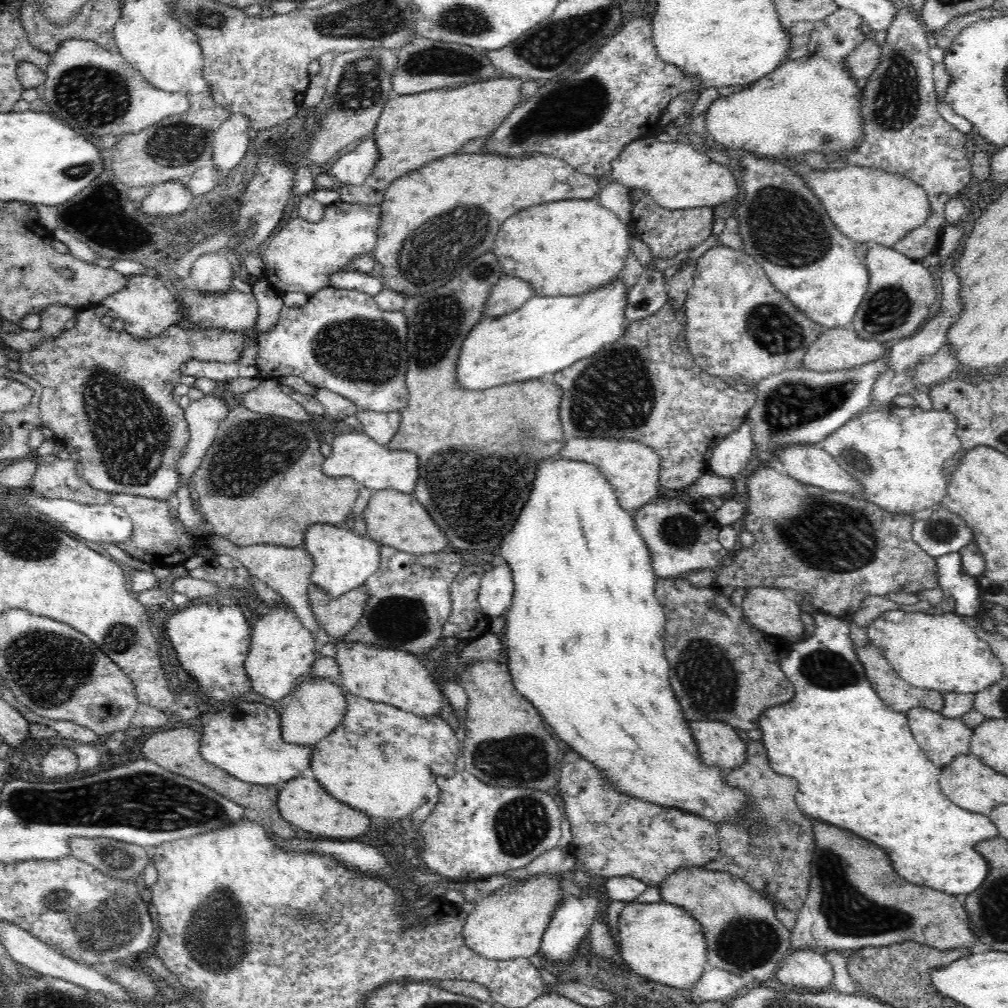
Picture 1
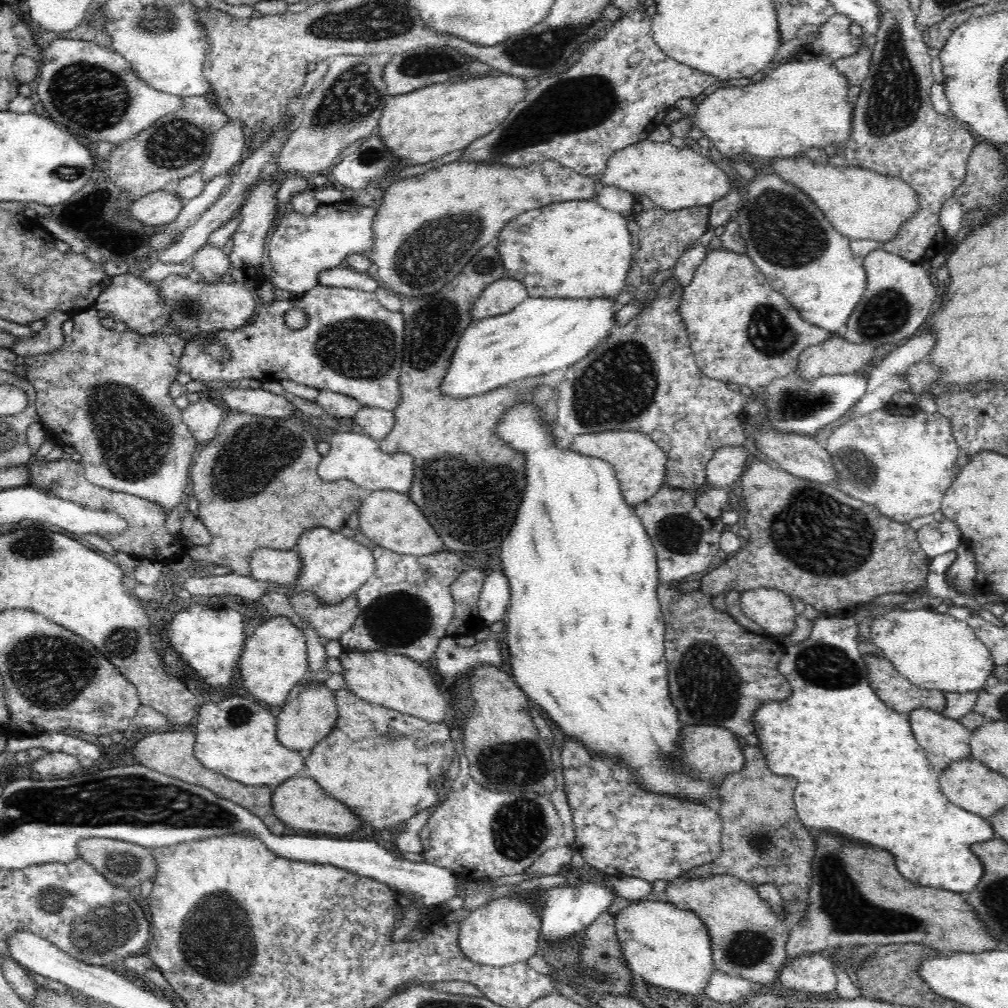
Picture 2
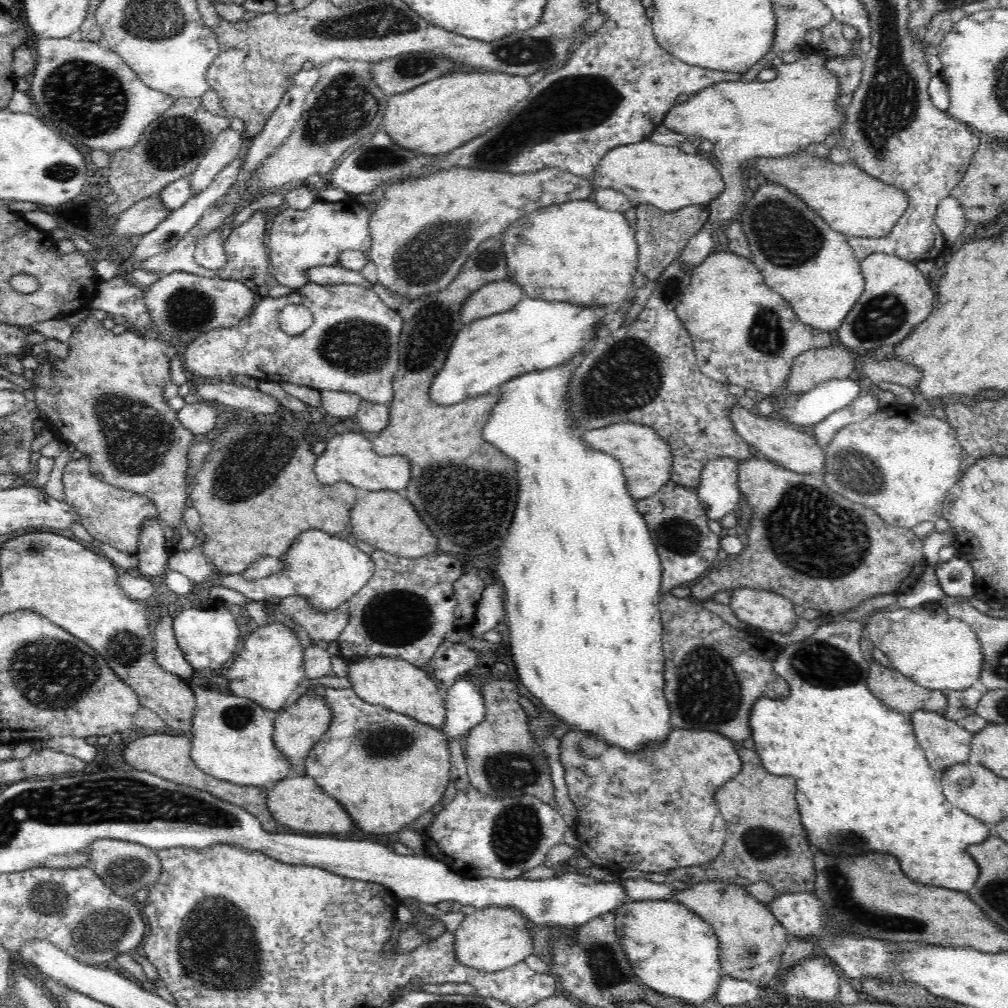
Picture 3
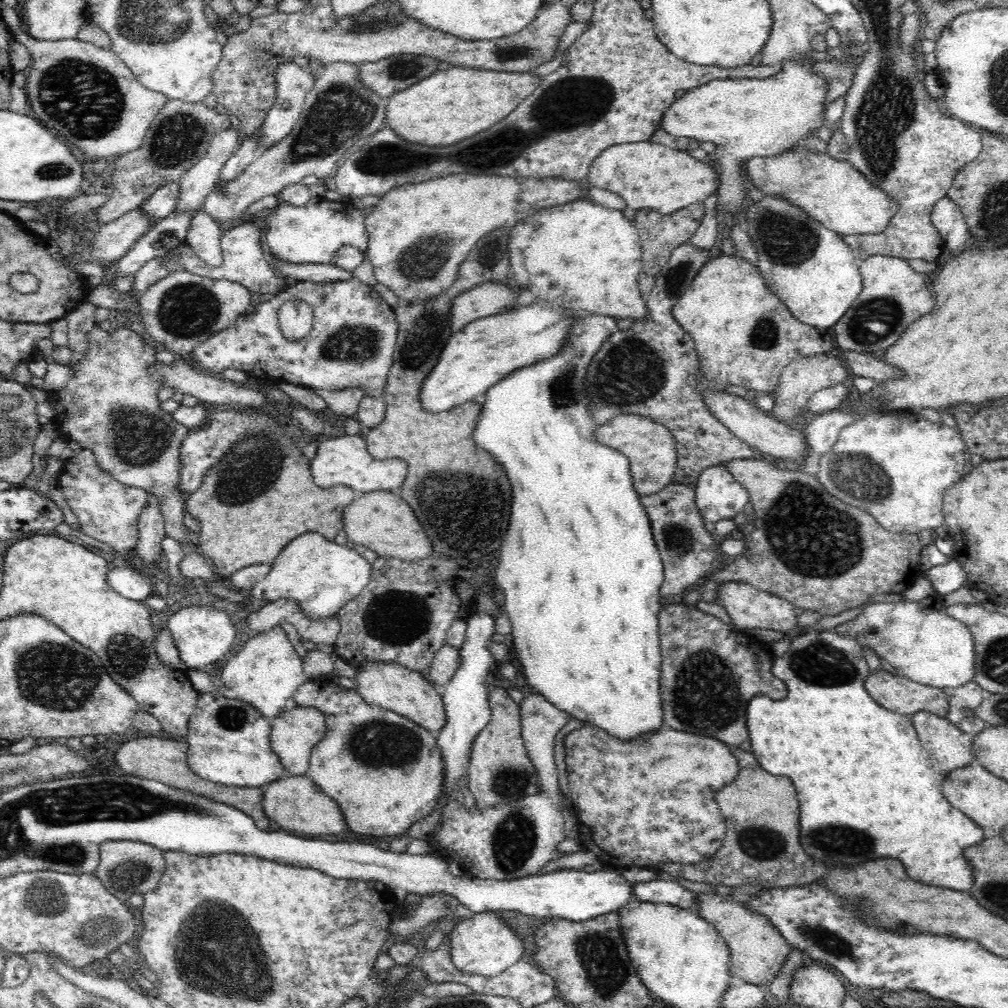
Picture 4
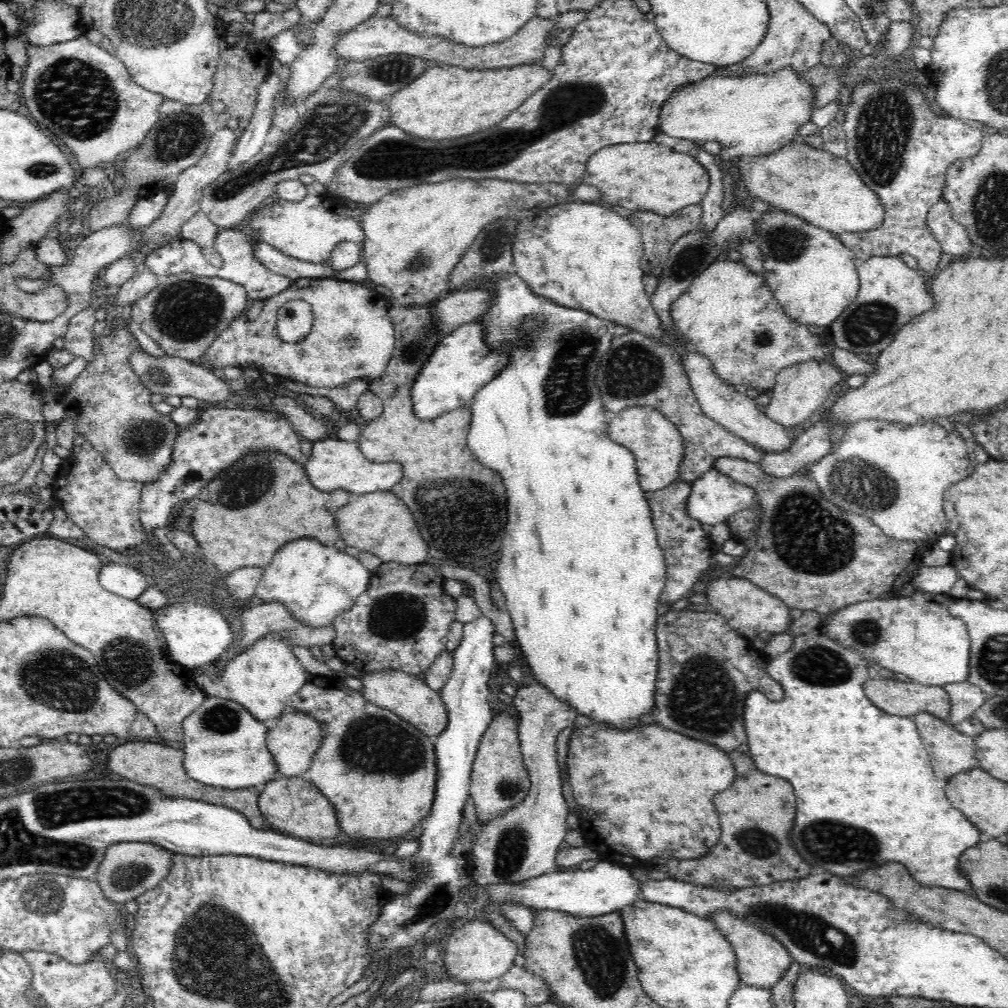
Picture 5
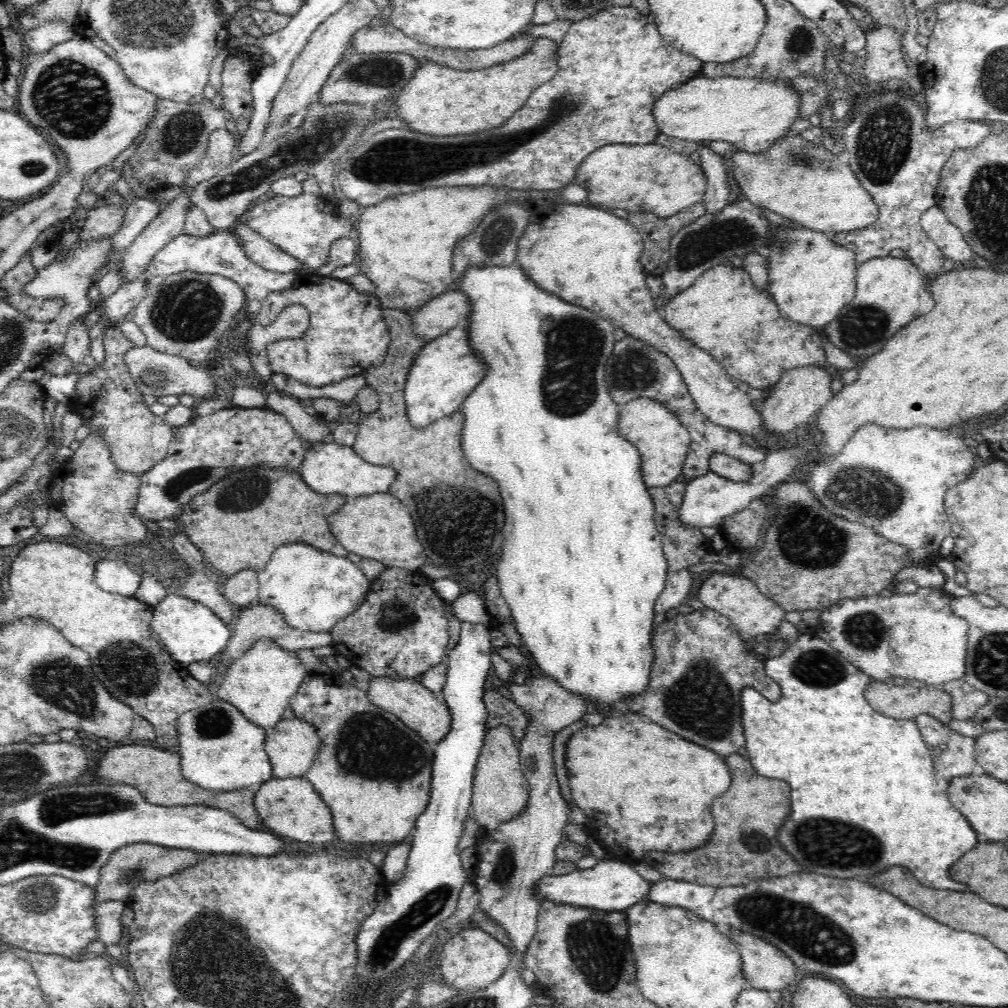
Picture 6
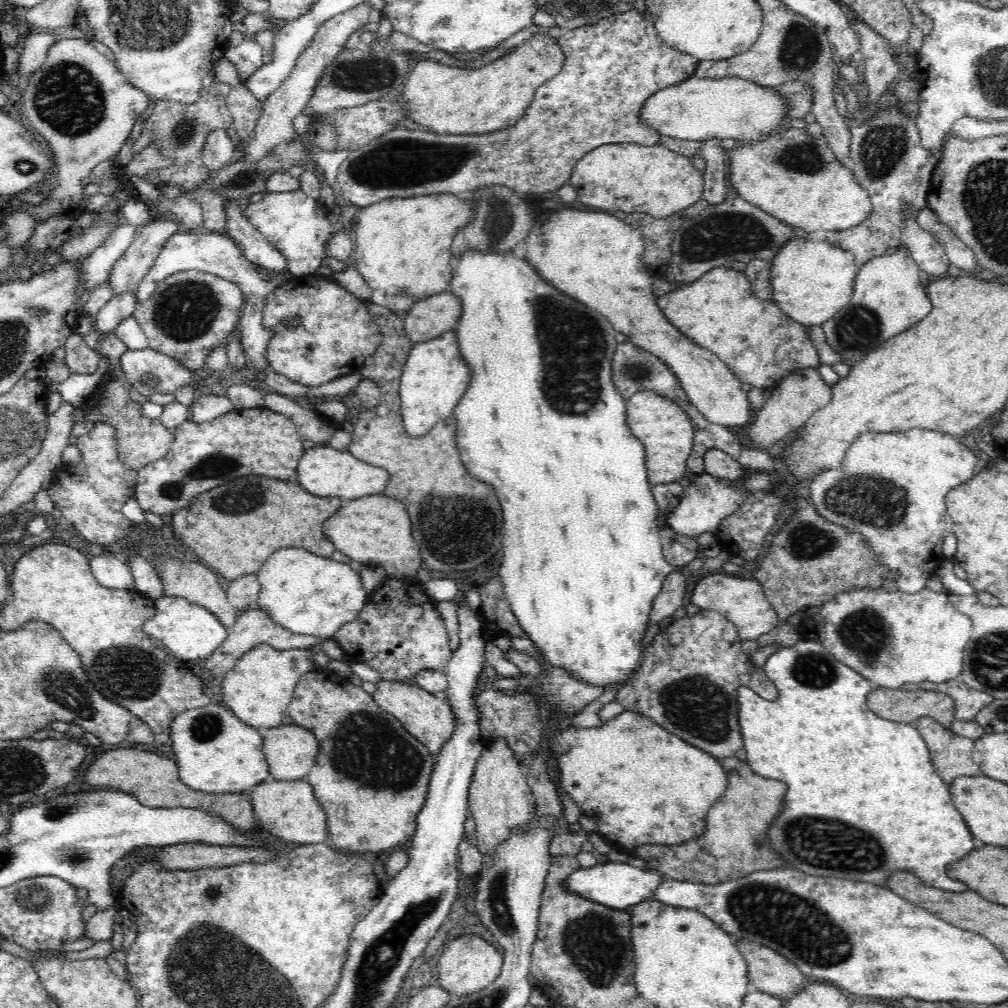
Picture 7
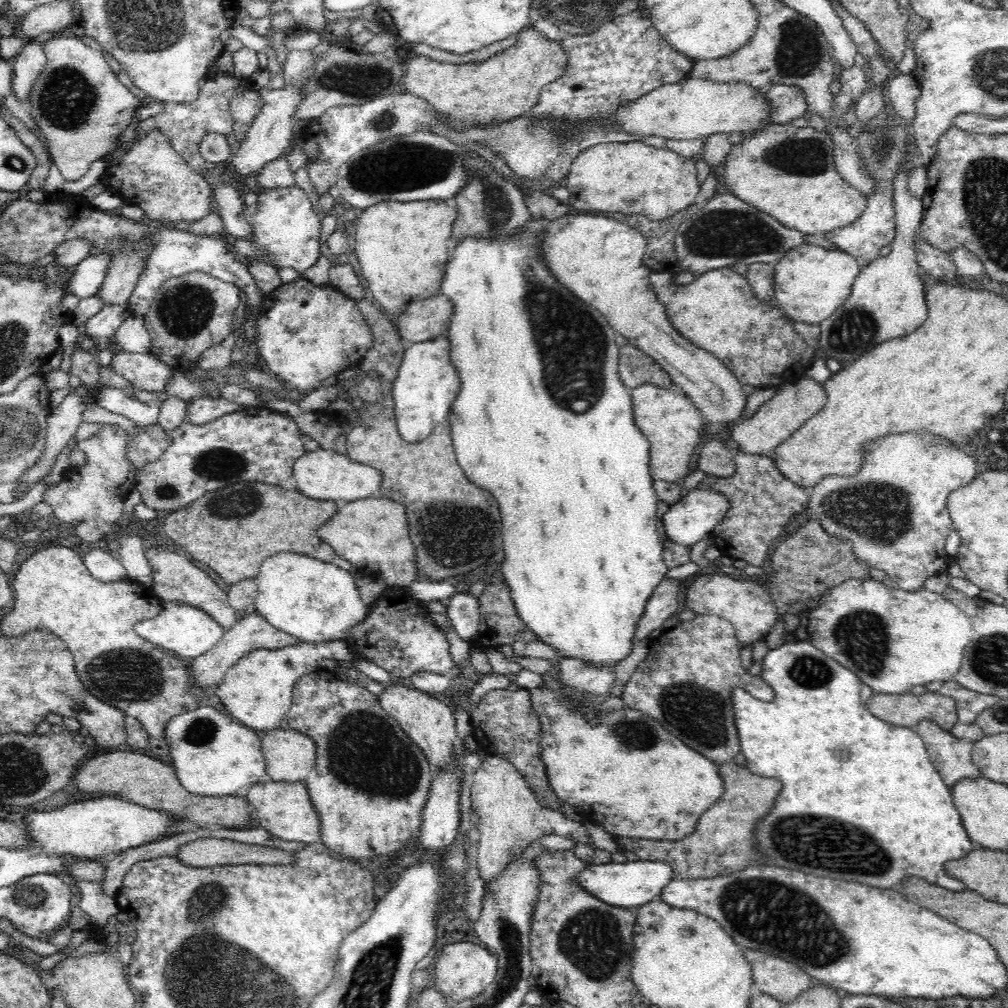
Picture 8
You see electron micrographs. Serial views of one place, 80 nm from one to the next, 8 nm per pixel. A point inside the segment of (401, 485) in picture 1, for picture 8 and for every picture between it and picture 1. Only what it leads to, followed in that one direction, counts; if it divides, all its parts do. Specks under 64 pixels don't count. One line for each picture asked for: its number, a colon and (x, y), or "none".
2: (353, 455)
3: (349, 457)
4: (344, 460)
5: (334, 464)
6: (328, 468)
7: (324, 471)
8: (323, 474)

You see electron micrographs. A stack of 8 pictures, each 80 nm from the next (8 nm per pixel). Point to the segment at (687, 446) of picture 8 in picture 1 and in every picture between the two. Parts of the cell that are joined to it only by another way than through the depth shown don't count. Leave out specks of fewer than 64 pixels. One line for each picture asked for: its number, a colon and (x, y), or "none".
1: (633, 468)
2: (640, 464)
3: (646, 459)
4: (650, 447)
5: (657, 444)
6: (662, 439)
7: (664, 428)

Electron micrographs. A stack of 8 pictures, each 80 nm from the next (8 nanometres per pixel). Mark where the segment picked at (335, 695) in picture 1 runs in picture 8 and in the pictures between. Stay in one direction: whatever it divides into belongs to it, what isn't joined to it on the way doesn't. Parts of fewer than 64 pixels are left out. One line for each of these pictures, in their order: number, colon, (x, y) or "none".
2: (302, 723)
3: (299, 726)
4: (294, 733)
5: (293, 739)
6: (292, 745)
7: (291, 751)
8: (290, 756)

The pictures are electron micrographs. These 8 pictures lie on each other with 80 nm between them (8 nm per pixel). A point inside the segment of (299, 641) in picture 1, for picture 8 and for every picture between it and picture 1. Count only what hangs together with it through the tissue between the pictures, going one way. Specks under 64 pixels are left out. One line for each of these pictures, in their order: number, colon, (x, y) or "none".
2: (274, 659)
3: (270, 666)
4: (266, 672)
5: (263, 678)
6: (260, 684)
7: (258, 689)
8: (258, 690)

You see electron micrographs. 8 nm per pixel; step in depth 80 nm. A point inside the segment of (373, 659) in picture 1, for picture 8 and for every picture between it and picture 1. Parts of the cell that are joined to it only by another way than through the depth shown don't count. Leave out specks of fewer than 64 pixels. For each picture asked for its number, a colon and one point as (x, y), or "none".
2: (395, 681)
3: (400, 686)
4: (394, 687)
5: (406, 695)
6: (417, 707)
7: (432, 721)
8: (429, 720)

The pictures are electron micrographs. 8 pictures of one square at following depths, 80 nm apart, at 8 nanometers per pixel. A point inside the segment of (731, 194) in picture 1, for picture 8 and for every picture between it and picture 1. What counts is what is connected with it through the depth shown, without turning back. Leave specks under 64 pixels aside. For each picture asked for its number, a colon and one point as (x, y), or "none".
2: (675, 178)
3: (662, 176)
4: (648, 175)
5: (645, 176)
6: (651, 178)
7: (654, 180)
8: (630, 177)

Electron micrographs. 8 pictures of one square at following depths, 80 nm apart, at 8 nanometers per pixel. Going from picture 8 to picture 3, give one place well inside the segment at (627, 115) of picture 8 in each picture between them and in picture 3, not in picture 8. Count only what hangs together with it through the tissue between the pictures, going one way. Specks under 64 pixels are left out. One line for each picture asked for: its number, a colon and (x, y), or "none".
3: (744, 120)
4: (745, 118)
5: (748, 115)
6: (751, 113)
7: (699, 109)

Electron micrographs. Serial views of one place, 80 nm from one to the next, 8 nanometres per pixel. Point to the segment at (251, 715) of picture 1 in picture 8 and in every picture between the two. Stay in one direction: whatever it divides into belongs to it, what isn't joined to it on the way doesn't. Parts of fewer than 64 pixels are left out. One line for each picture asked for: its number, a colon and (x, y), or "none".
2: (237, 737)
3: (232, 739)
4: (229, 740)
5: (224, 746)
6: (220, 749)
7: (216, 752)
8: (213, 755)

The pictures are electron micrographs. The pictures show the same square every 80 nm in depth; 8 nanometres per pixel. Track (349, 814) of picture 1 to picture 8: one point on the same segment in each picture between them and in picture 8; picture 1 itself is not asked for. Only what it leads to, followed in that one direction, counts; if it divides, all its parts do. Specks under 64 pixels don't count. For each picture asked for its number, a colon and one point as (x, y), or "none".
2: (299, 802)
3: (298, 803)
4: (295, 803)
5: (296, 808)
6: (291, 808)
7: (289, 810)
8: (284, 809)

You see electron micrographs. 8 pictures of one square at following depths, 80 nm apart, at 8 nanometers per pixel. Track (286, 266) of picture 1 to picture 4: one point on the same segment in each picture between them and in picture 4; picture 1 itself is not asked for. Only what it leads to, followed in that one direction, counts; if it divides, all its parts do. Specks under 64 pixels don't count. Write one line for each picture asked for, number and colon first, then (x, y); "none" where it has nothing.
2: (301, 246)
3: (299, 239)
4: (312, 233)

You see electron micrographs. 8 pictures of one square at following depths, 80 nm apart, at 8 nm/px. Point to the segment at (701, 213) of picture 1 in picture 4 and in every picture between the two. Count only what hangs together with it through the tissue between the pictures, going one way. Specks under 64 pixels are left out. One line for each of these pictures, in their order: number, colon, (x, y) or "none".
2: (664, 235)
3: (661, 236)
4: (660, 234)

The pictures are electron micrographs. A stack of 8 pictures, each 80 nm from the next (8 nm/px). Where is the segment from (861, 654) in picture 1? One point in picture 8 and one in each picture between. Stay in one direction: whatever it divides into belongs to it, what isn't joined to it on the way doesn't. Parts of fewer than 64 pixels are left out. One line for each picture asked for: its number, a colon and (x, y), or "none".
2: (901, 695)
3: (896, 691)
4: (899, 694)
5: (904, 699)
6: (902, 702)
7: (900, 705)
8: (908, 709)

